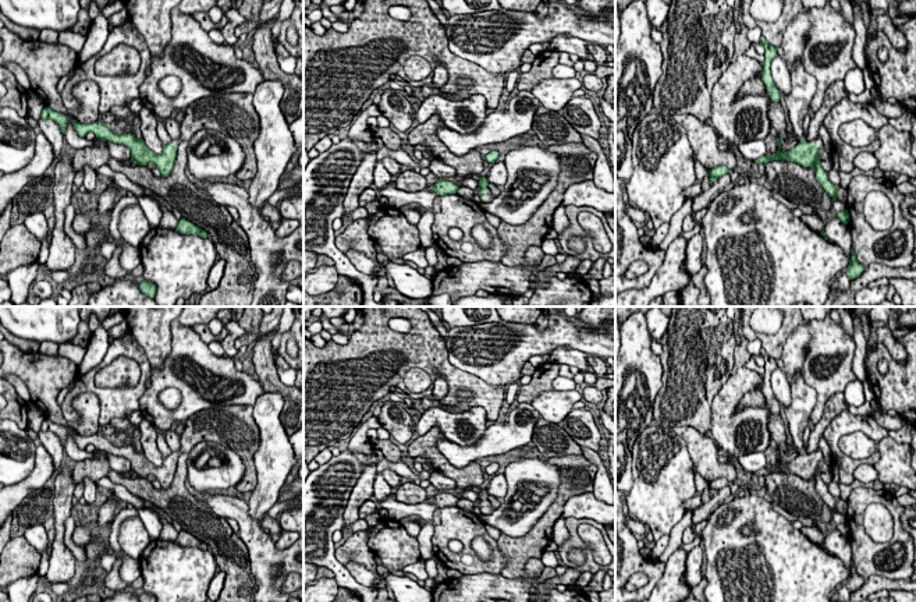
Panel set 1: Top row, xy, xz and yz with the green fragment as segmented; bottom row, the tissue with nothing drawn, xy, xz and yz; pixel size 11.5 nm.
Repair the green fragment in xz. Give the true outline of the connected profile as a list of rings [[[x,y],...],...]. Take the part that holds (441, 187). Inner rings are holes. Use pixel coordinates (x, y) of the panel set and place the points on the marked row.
[[[440,180],[434,184],[433,191],[437,195],[447,195],[447,194],[457,194],[458,188],[459,187],[451,181]]]

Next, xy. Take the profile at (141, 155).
[[[213,93],[202,98],[185,109],[184,120],[180,124],[181,135],[178,139],[163,146],[160,155],[150,150],[143,139],[136,139],[131,134],[114,134],[102,123],[81,124],[72,120],[79,137],[93,132],[96,138],[123,144],[131,150],[131,160],[135,164],[146,166],[155,163],[163,177],[167,177],[175,163],[178,145],[191,138],[200,130],[216,130],[234,138],[245,152],[244,166],[235,177],[251,180],[258,171],[253,144],[259,137],[260,123],[253,107],[252,93]]]

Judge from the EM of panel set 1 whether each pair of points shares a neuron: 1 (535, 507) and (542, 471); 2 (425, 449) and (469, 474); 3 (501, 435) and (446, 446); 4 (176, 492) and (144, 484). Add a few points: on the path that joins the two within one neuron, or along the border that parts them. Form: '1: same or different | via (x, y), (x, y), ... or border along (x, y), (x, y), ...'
1: same | via (529, 499), (529, 484), (533, 480)
2: same | via (436, 459), (450, 471), (458, 474)
3: same | via (487, 445), (475, 452), (460, 452)
4: same | via (167, 494), (152, 492)

